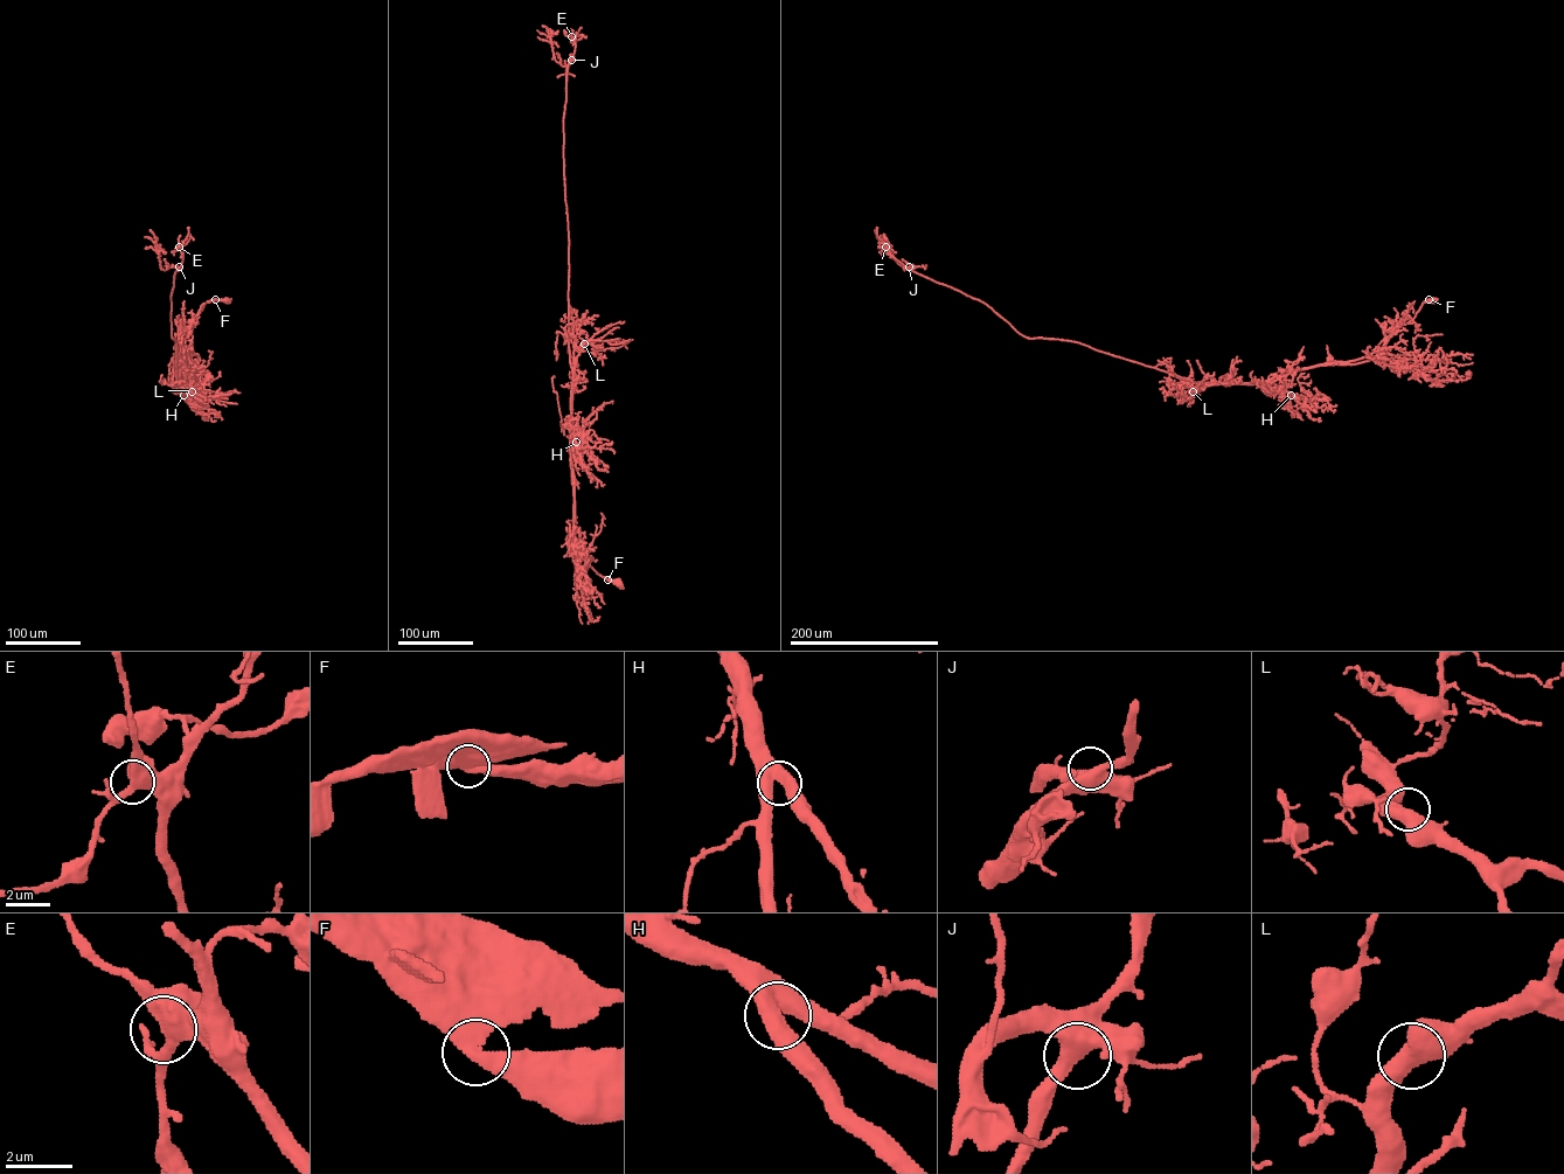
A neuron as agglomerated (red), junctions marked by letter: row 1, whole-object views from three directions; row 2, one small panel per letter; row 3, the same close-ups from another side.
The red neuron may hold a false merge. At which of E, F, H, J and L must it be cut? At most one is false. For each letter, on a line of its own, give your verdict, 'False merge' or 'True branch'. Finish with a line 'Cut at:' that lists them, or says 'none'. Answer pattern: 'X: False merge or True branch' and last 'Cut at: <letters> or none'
E: True branch
F: True branch
H: True branch
J: True branch
L: True branch
Cut at: none

